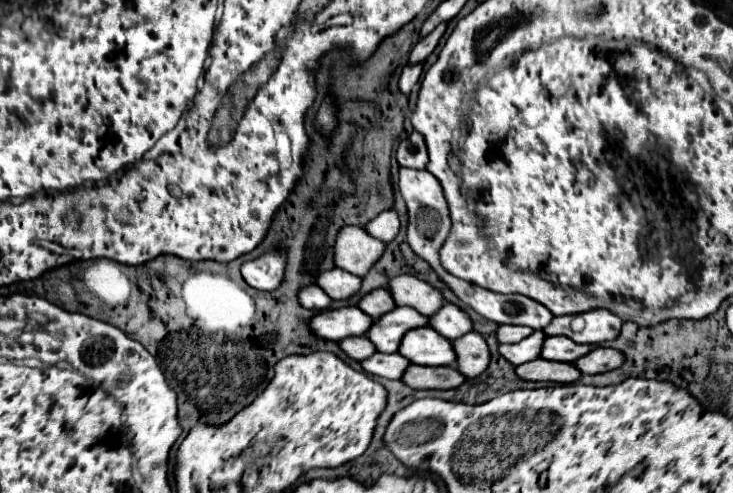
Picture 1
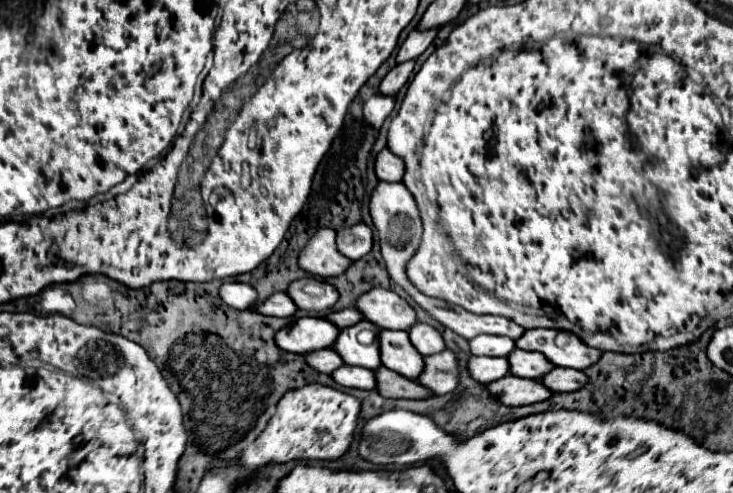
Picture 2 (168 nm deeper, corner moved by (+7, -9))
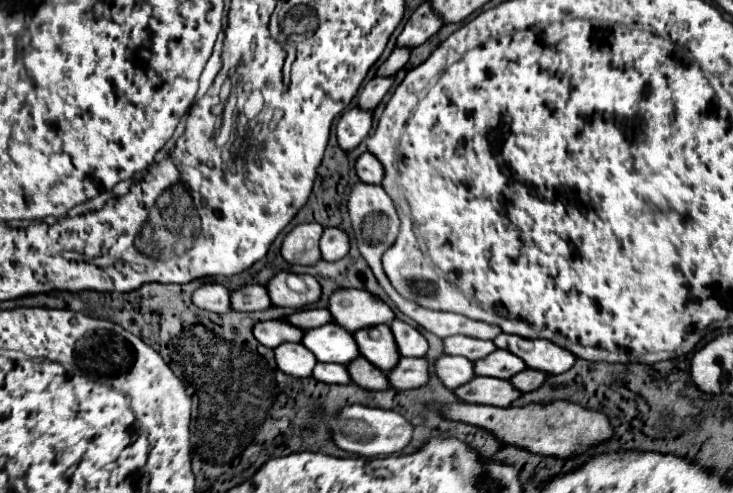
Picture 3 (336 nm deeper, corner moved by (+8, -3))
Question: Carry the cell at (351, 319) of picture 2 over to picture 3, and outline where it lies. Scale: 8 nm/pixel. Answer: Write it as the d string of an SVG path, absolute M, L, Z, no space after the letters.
M312 308L312 310L300 310L288 316L288 320L292 324L302 324L302 330L310 330L310 328L318 328L332 322L332 314L328 308Z

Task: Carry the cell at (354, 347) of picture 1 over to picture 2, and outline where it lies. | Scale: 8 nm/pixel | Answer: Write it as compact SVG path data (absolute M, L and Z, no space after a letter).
M323 348L323 350L315 350L305 354L305 362L309 362L309 366L317 372L325 372L331 374L335 368L339 368L343 364L343 360L331 350L331 348Z

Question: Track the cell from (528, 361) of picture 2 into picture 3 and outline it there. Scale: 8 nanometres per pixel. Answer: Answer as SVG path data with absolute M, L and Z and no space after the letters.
M496 350L492 352L492 356L486 356L484 360L476 360L476 376L492 376L492 378L510 380L514 374L526 368L528 366L522 358L506 350Z

